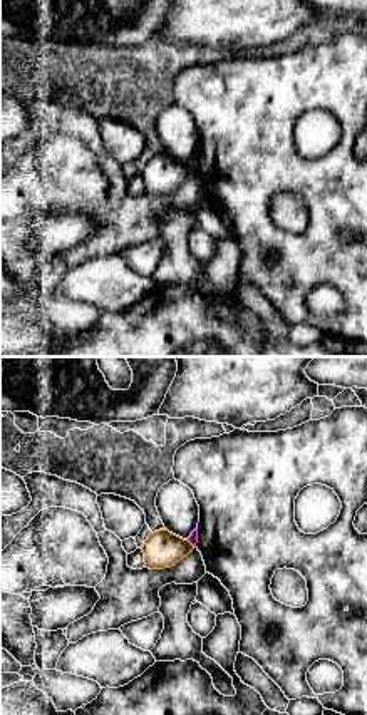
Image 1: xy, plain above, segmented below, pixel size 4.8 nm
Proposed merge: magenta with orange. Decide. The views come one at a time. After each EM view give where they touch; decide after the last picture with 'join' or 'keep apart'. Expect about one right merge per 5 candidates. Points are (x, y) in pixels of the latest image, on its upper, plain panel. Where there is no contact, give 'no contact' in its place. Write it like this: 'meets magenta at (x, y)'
meets magenta at (191, 168)

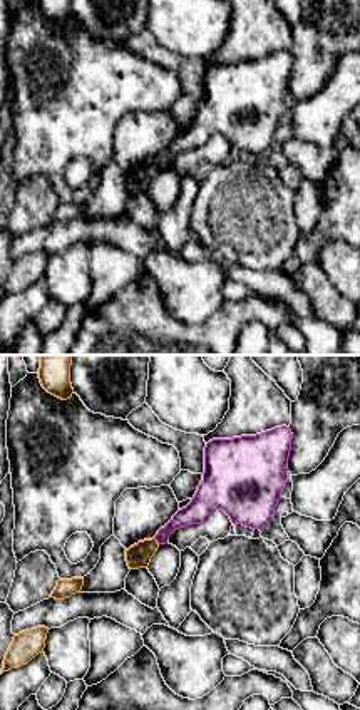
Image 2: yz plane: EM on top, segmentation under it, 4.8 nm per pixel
meets magenta at (156, 164)

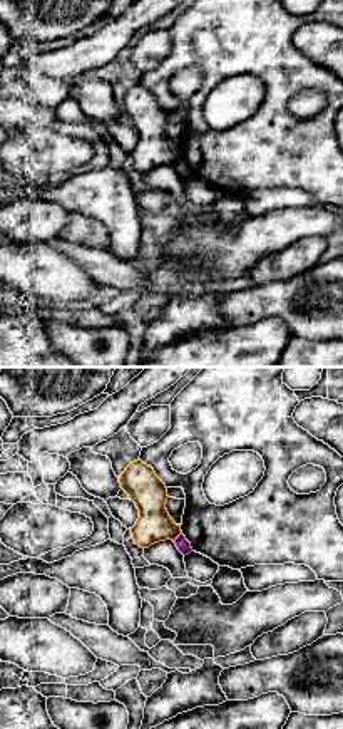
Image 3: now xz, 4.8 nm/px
meets magenta at (178, 161)

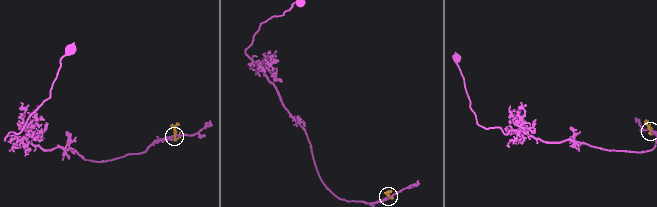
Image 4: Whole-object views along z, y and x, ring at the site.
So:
keep apart

